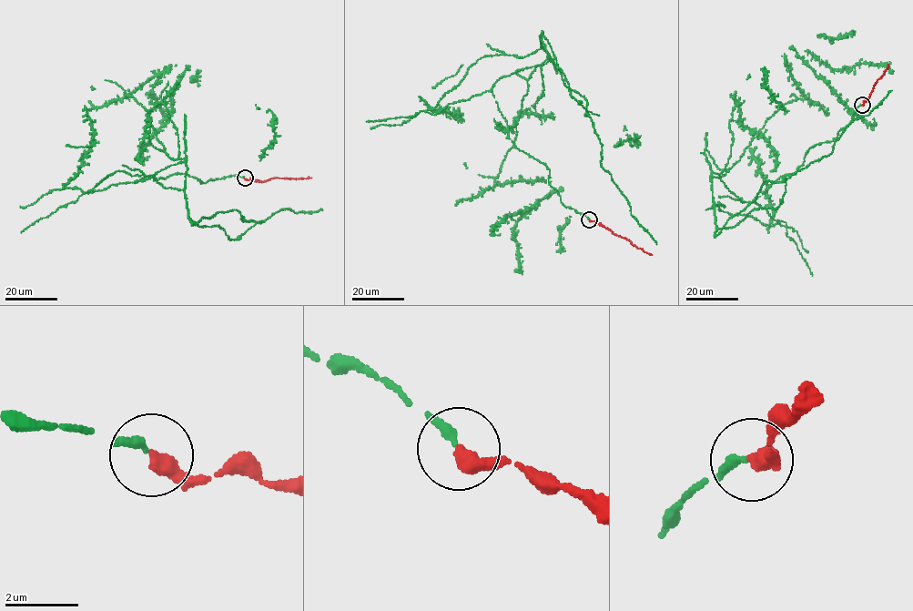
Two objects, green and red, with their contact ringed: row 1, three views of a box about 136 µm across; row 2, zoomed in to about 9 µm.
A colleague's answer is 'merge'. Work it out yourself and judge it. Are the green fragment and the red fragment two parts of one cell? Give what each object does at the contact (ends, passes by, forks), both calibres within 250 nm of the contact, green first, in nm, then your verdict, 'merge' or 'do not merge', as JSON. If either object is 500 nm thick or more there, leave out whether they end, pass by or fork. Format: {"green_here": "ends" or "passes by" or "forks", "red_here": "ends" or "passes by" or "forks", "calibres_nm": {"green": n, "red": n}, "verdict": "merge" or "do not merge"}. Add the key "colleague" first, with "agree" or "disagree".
{"colleague": "agree", "green_here": "ends", "red_here": "ends", "calibres_nm": {"green": 240, "red": 440}, "verdict": "merge"}

